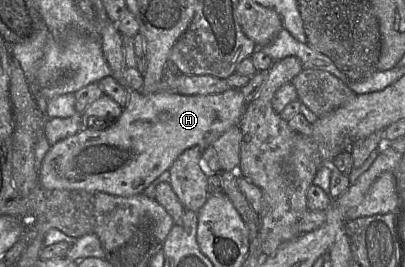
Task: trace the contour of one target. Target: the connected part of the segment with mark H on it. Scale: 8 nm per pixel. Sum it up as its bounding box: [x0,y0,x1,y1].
[39,21,247,196]

